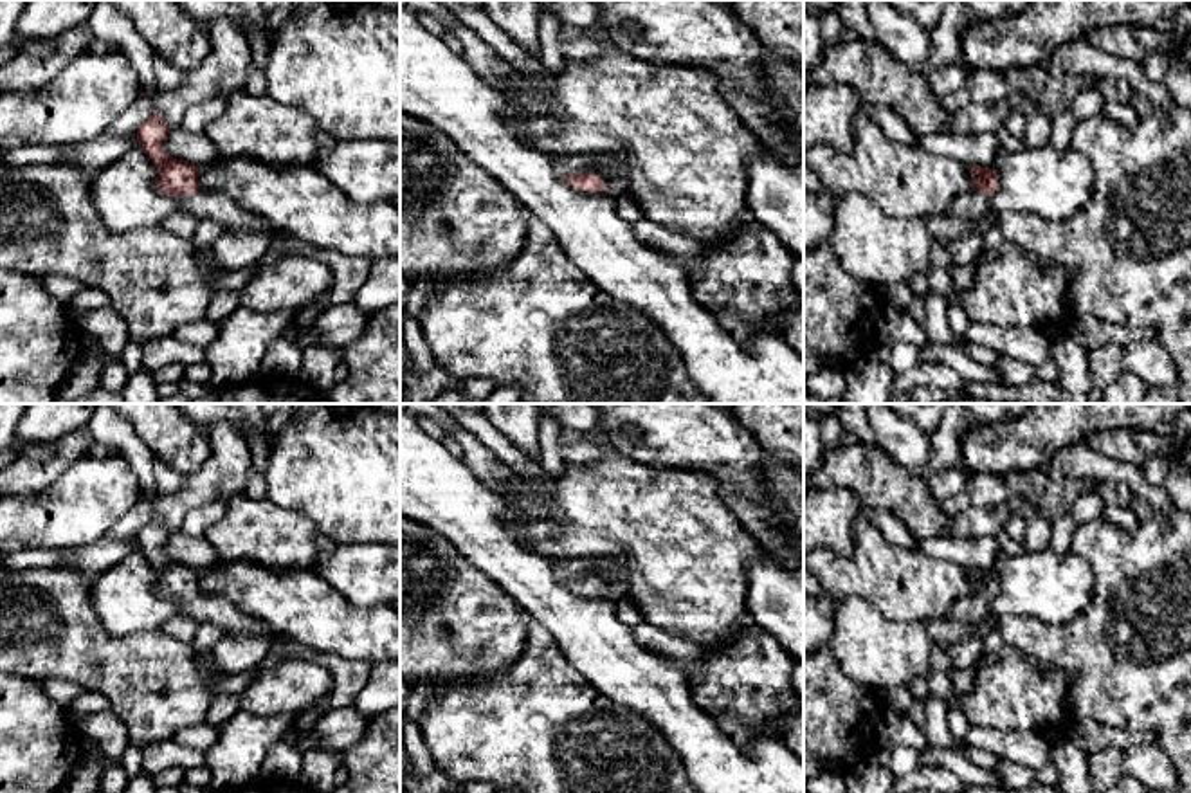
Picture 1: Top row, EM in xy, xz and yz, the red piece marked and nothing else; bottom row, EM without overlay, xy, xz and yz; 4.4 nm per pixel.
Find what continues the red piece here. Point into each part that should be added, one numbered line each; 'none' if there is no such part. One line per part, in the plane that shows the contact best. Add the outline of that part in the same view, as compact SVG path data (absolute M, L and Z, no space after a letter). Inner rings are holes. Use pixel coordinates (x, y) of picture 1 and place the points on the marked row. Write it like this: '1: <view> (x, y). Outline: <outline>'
1: xz (615, 175). Outline: M562 155L559 157L557 166L564 175L595 171L605 182L605 191L614 198L629 189L629 168L622 160L600 166L587 157Z

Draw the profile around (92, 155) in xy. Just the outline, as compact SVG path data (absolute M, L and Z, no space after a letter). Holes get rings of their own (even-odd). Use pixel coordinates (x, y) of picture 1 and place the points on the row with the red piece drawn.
M106 130L92 141L67 144L63 148L63 166L76 168L92 177L135 146L139 146L137 132L132 135L115 135Z

